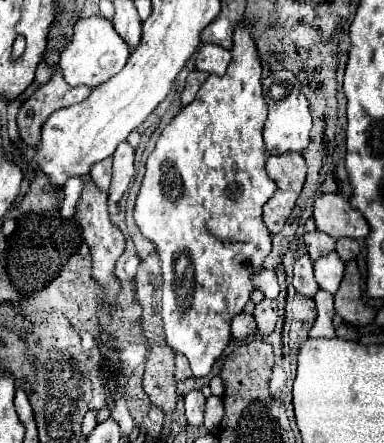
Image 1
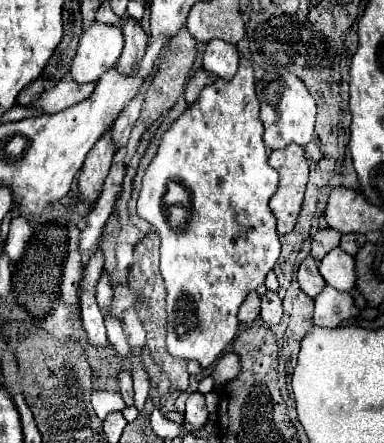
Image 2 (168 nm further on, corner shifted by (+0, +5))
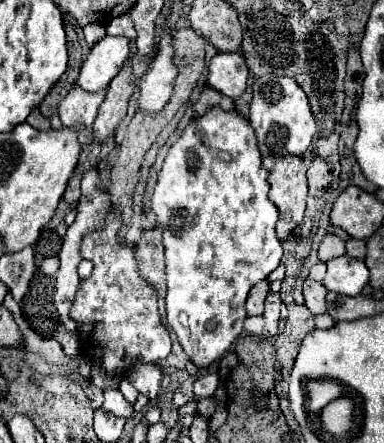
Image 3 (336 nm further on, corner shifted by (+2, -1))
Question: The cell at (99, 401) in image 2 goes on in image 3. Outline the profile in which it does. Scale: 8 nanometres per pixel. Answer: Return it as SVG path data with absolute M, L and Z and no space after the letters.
M104 389L102 409L108 413L114 413L118 417L124 417L124 419L128 419L134 413L132 405L122 397L122 393L118 389Z

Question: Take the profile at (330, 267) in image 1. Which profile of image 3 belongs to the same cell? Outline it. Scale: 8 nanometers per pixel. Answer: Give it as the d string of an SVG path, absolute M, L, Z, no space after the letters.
M342 255L342 257L330 259L326 265L328 265L328 271L324 277L324 287L328 291L336 291L340 295L354 297L368 283L368 269L364 261Z

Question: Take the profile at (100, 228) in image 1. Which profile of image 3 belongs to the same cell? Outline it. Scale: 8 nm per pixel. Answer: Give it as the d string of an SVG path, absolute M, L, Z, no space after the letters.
M126 63L126 67L112 79L106 99L100 107L98 119L94 121L94 133L96 141L104 141L106 137L116 133L118 123L126 117L126 107L134 91L134 81L132 81L132 63Z

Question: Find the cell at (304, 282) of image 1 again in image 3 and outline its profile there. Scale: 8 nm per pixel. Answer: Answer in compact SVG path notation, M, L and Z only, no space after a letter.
M312 279L304 281L304 299L306 299L306 307L312 311L312 315L326 313L326 293L328 293L328 289L322 283L316 283Z

